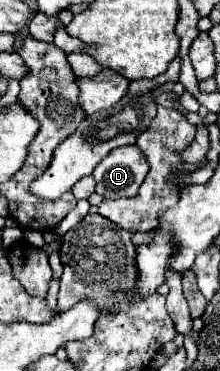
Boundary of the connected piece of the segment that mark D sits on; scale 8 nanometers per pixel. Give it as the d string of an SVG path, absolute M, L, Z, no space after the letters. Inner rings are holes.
M127 145L113 149L93 171L97 181L95 191L105 199L123 199L137 195L149 171L149 161L137 149L137 145Z

